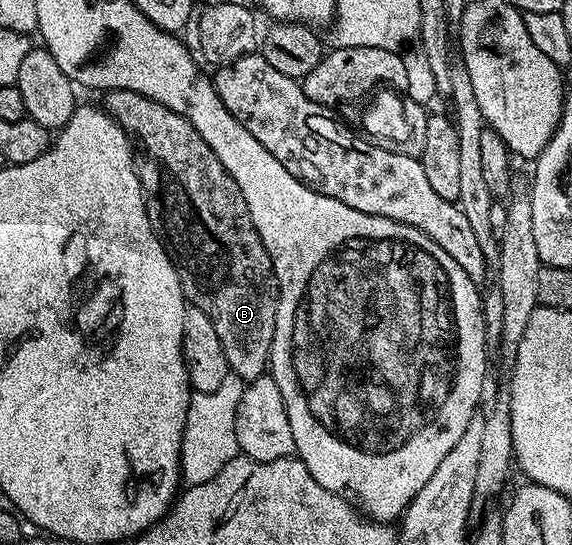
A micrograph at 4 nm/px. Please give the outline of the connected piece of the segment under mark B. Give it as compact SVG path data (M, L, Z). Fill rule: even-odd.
M110 89L104 94L103 108L117 126L125 132L135 150L133 166L145 195L147 219L161 240L161 246L168 251L181 280L181 290L189 305L199 307L213 321L215 335L223 343L227 355L230 374L246 383L266 376L269 352L275 335L275 315L277 314L277 276L251 223L251 211L239 191L239 183L231 179L229 172L215 159L215 151L203 143L203 135L191 127L189 120L163 103L147 95L139 95L130 89Z

